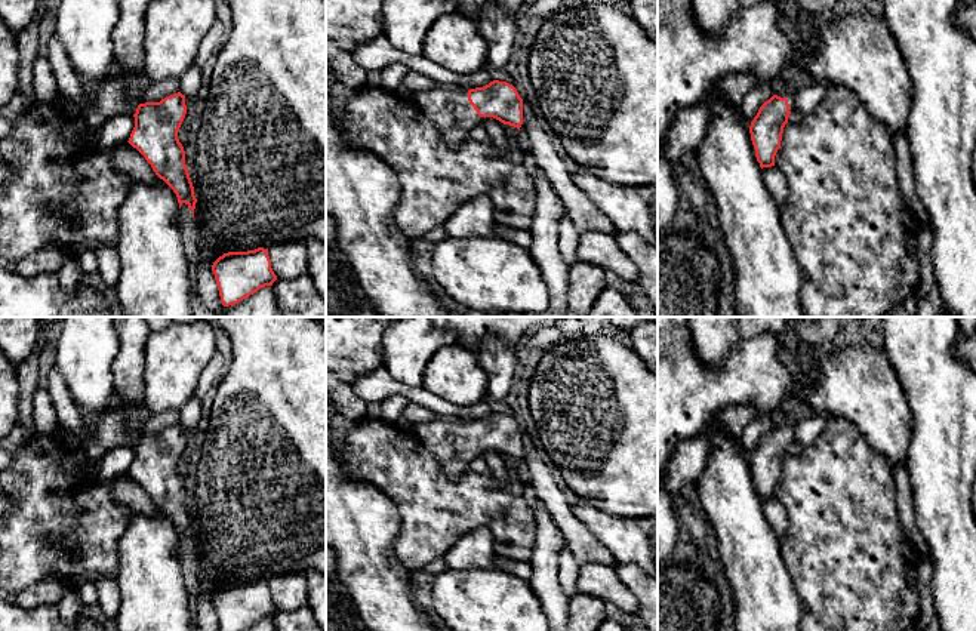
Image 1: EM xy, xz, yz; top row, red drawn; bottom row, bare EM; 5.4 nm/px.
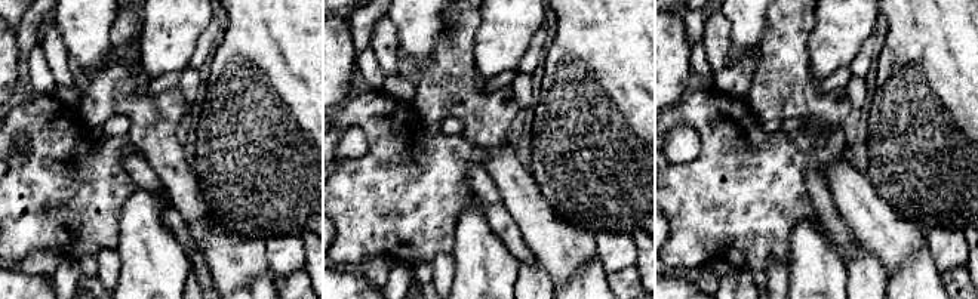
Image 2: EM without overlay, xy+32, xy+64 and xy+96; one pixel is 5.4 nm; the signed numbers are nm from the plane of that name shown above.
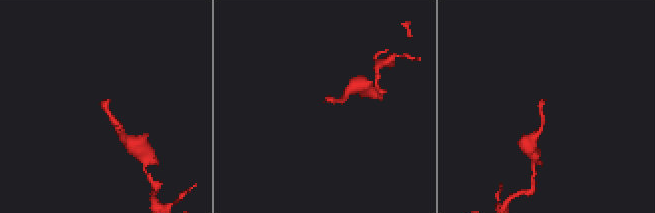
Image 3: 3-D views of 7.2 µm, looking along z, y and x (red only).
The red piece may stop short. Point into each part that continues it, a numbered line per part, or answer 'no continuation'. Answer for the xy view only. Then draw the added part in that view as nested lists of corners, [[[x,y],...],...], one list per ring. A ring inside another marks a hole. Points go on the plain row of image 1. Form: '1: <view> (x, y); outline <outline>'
1: xy (116, 427); outline [[[114,397],[111,404],[98,415],[96,430],[92,431],[92,437],[83,444],[81,450],[90,464],[95,464],[116,447],[133,447],[138,437],[138,422],[135,416],[121,400]]]

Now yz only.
1: yz (782, 422); outline [[[788,403],[778,415],[776,415],[776,427],[781,430],[786,430],[789,435],[789,443],[795,441],[795,425],[791,422],[786,415],[792,410],[794,403]]]

